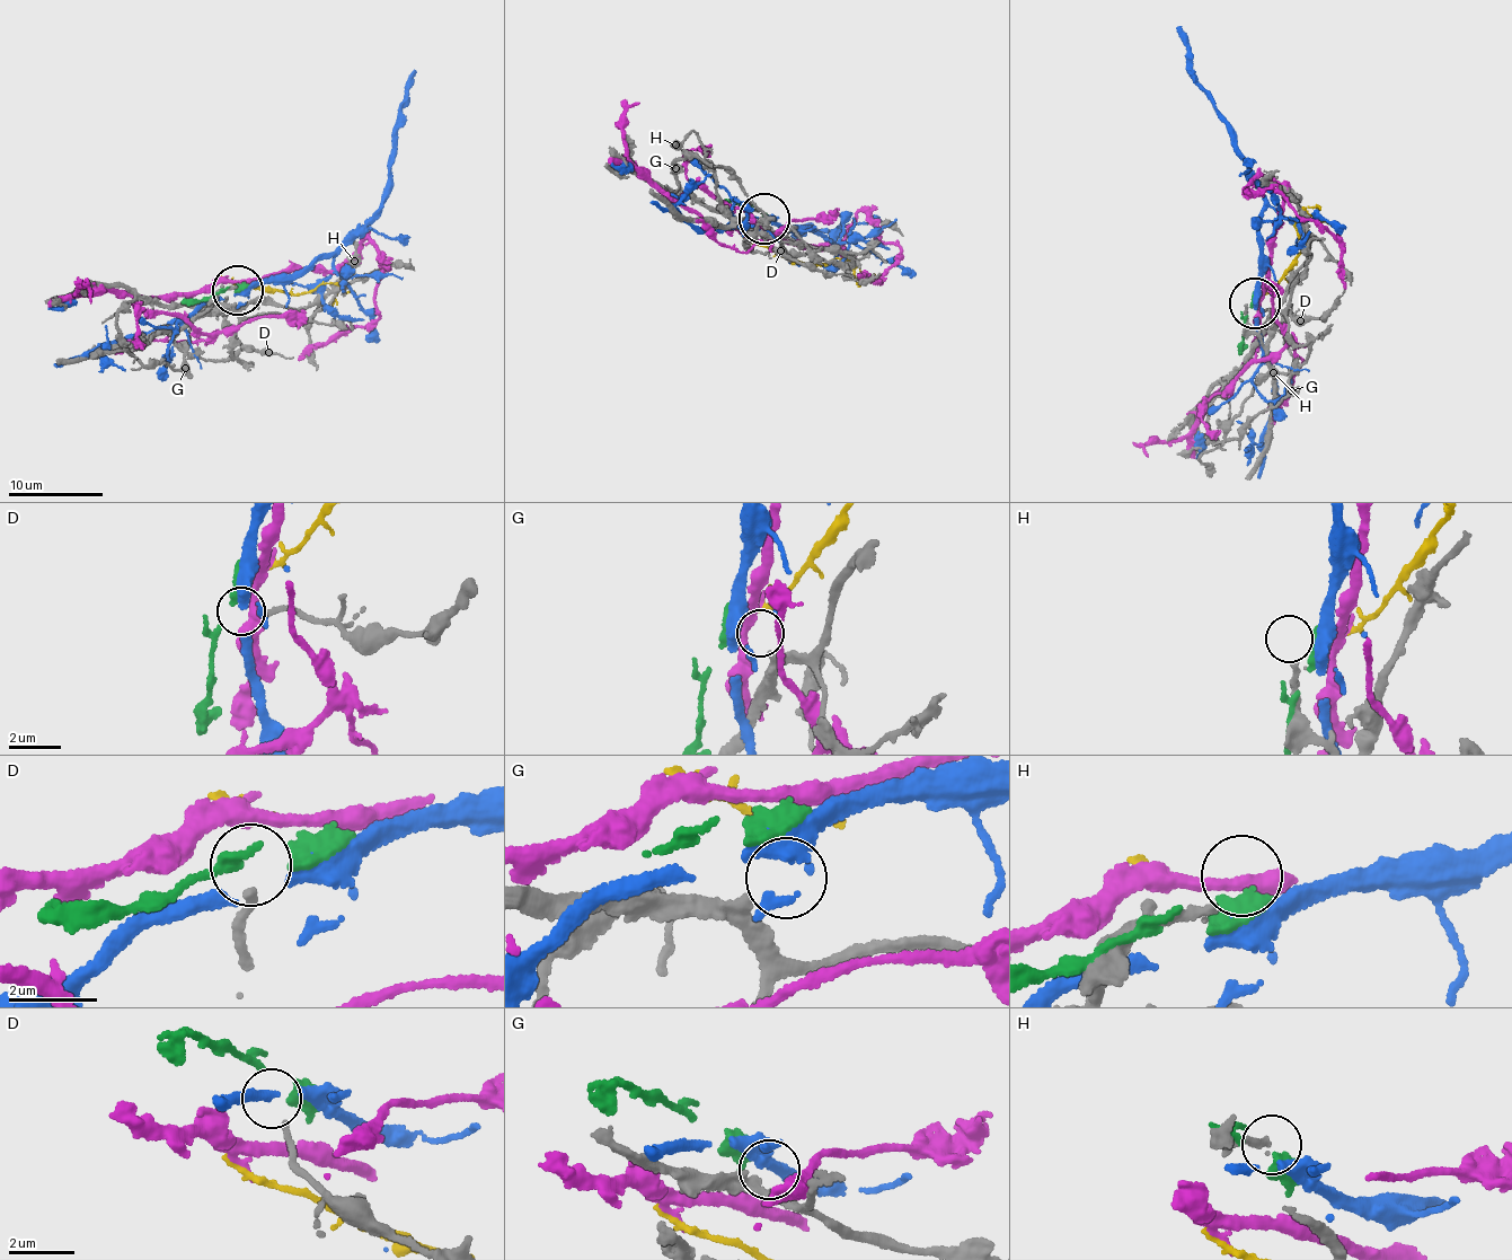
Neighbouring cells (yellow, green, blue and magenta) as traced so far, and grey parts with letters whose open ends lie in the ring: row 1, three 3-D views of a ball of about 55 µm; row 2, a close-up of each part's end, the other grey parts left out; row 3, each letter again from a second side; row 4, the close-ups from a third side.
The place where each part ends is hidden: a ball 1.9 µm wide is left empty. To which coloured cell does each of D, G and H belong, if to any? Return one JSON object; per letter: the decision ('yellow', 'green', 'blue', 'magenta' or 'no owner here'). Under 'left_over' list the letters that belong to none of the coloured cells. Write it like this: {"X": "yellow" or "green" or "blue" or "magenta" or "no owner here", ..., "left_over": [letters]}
{"D": "blue", "G": "no owner here", "H": "no owner here", "left_over": ["G", "H"]}

